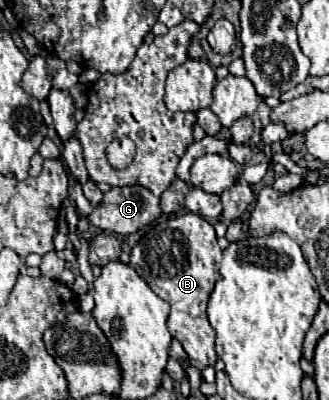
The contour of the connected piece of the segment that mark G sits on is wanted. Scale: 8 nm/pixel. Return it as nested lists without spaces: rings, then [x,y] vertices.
[[[124,186],[106,192],[102,204],[90,212],[88,220],[102,230],[126,236],[150,224],[160,214],[160,198],[150,190],[142,186]]]

